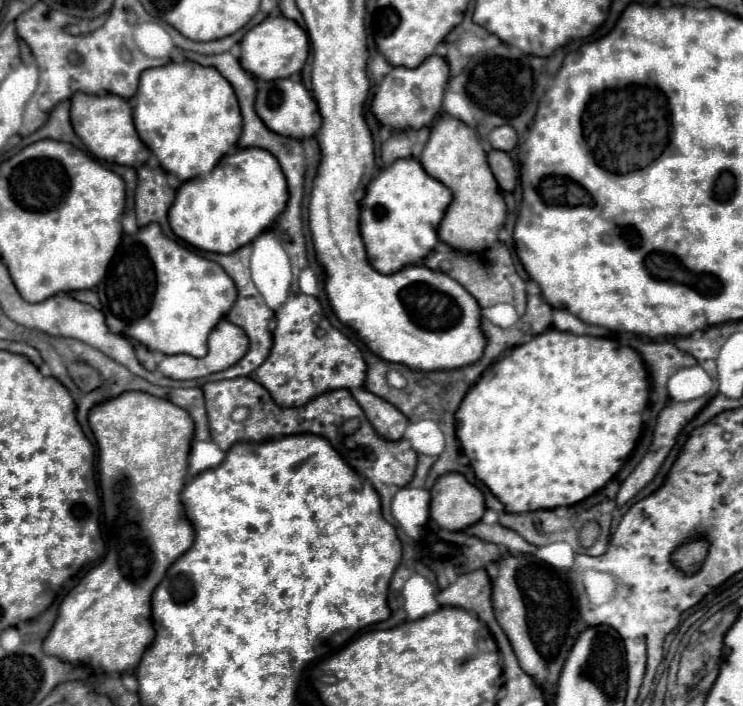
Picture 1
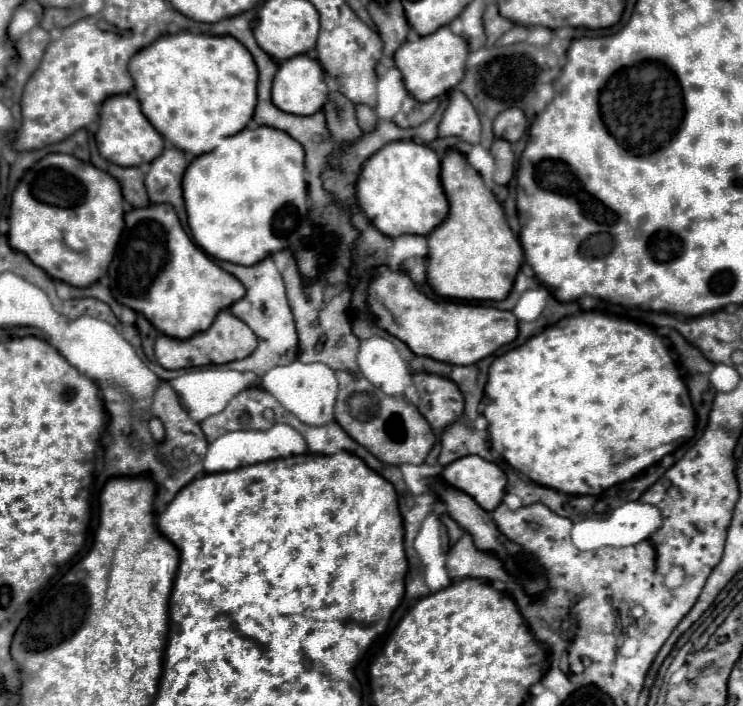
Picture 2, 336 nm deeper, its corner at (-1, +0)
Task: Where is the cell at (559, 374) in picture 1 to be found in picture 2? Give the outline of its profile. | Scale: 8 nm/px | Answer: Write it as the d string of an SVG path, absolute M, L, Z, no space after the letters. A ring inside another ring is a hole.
M584 311L574 317L568 317L566 329L562 327L546 329L534 335L528 343L496 357L494 363L490 365L488 383L484 391L484 417L488 421L488 435L490 435L492 447L498 453L502 453L502 457L516 471L528 475L538 485L544 485L544 487L550 487L562 493L570 493L570 495L600 495L608 487L635 477L640 474L640 471L660 462L665 455L672 453L676 447L680 447L694 435L694 419L696 419L688 389L680 377L676 361L670 357L670 349L666 341L654 335L654 331L646 325L624 321L624 319L614 319L602 313L594 313L594 311L588 311L588 313Z

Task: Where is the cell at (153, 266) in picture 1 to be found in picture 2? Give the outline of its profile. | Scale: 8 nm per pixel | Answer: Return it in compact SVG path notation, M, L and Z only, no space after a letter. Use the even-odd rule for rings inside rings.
M148 205L126 213L126 229L108 277L116 301L144 315L162 335L182 341L208 329L222 309L246 293L234 275L220 269L190 241L170 205Z

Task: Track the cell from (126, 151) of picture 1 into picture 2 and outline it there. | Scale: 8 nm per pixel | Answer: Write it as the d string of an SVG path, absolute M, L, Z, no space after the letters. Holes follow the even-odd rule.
M114 95L108 97L100 111L100 129L94 135L100 155L120 167L134 167L140 163L150 163L164 149L162 135L144 117L138 99L134 95Z

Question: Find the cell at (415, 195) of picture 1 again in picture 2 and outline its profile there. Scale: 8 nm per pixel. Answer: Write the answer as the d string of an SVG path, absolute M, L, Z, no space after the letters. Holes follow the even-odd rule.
M396 141L374 153L362 167L356 199L372 225L392 239L402 235L428 235L446 221L450 211L440 183L438 155L430 147L414 141Z

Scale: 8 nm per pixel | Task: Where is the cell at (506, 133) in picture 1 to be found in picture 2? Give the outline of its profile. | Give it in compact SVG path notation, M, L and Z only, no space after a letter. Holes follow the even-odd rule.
M518 107L506 109L494 119L494 135L498 139L516 143L524 135L524 131L526 131L526 117Z

